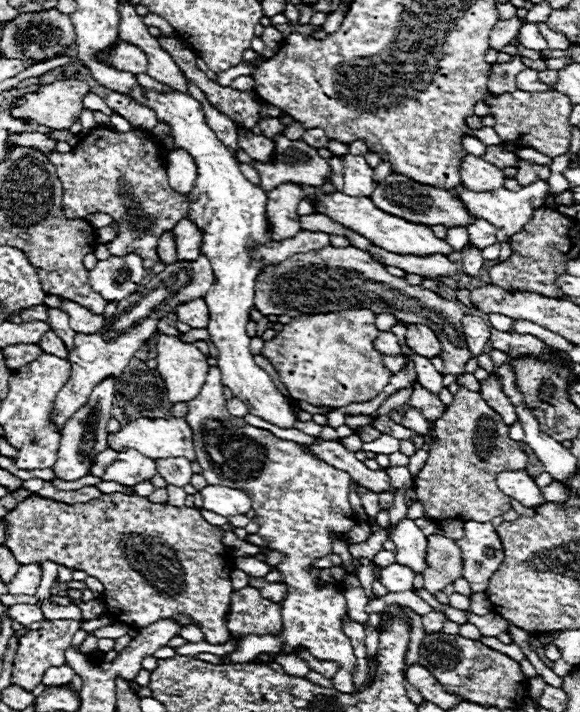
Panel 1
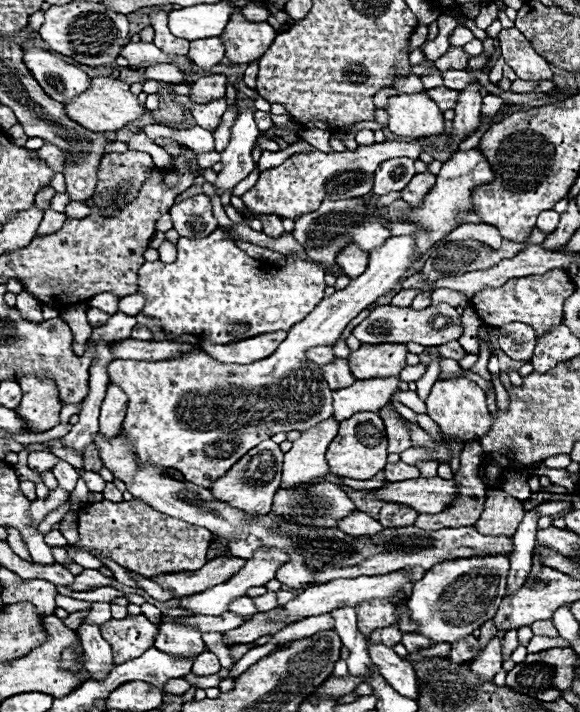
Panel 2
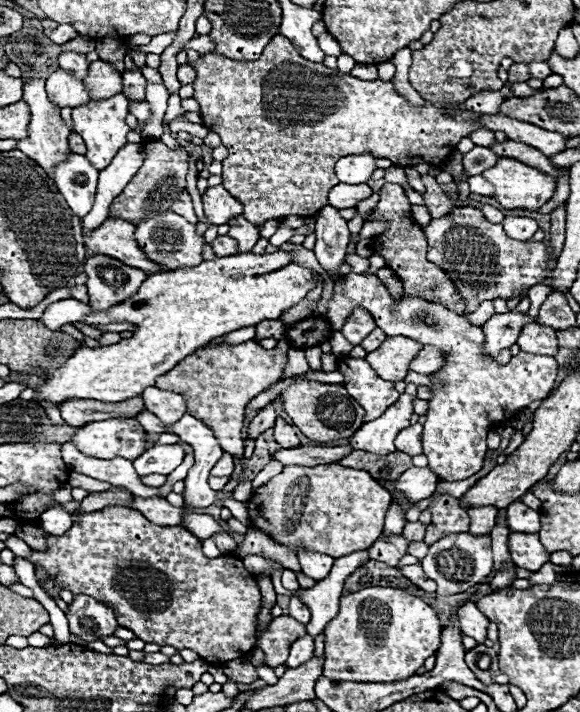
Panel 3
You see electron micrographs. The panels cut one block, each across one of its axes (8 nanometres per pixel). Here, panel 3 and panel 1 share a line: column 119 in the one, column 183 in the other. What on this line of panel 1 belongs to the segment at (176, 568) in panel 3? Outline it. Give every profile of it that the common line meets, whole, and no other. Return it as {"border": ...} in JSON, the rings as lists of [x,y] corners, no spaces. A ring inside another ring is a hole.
{"border":[[[112,492],[112,494],[102,494],[96,500],[90,500],[86,504],[64,504],[64,502],[54,502],[54,500],[42,500],[42,498],[26,498],[24,502],[20,502],[10,514],[4,516],[4,520],[8,522],[8,548],[12,550],[14,558],[18,558],[20,564],[30,564],[30,562],[42,562],[42,560],[52,560],[56,564],[64,564],[72,570],[82,570],[88,576],[98,578],[104,584],[104,602],[108,606],[108,612],[112,614],[114,620],[124,622],[128,626],[150,626],[156,620],[162,618],[176,618],[182,624],[196,624],[198,628],[202,628],[202,632],[206,634],[206,642],[210,644],[220,644],[220,630],[226,628],[226,614],[228,614],[228,606],[230,606],[230,594],[232,584],[230,584],[230,564],[226,566],[226,560],[222,558],[222,554],[226,552],[226,546],[222,544],[222,530],[218,530],[216,526],[208,524],[200,512],[196,508],[188,508],[188,506],[170,506],[170,504],[154,504],[148,502],[148,498],[140,498],[140,496],[126,496],[122,492]]]}

